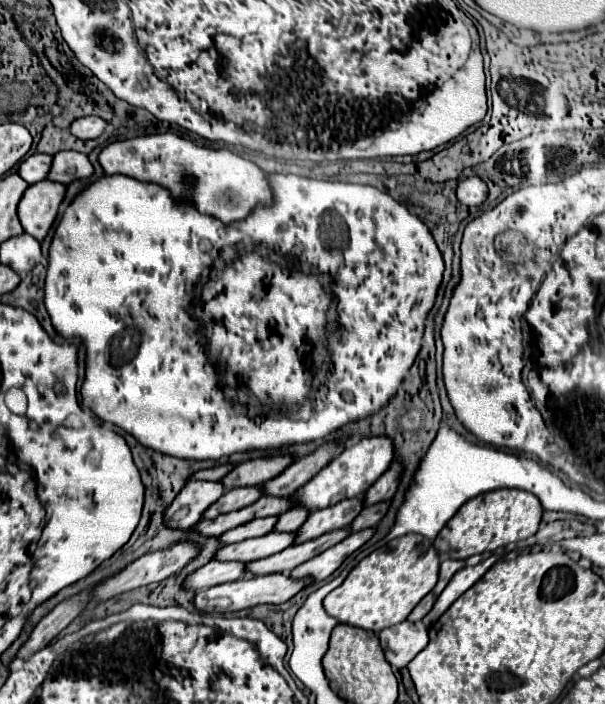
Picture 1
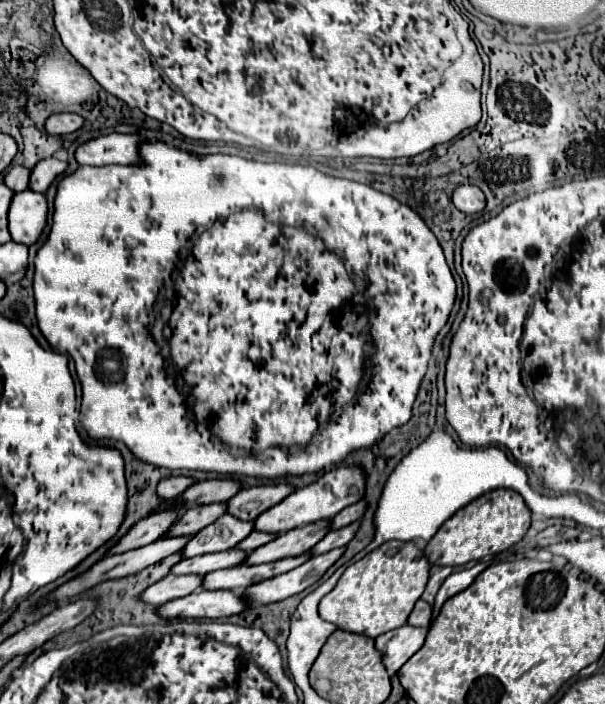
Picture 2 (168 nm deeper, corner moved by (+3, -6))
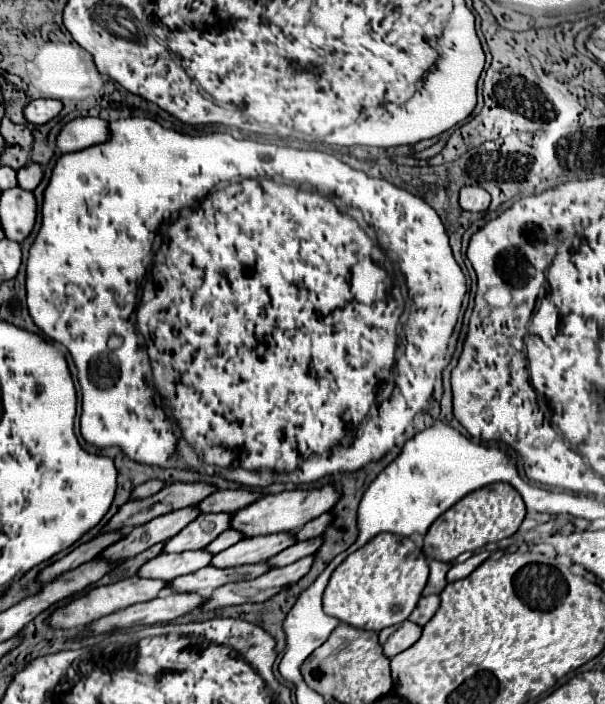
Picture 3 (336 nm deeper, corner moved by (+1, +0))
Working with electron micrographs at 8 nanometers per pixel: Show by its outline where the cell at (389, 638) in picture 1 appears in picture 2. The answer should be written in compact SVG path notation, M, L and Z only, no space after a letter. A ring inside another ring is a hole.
M403 625L375 639L375 645L383 655L383 665L387 667L389 675L395 675L399 667L423 647L425 635L427 635L425 627L419 629L419 627Z

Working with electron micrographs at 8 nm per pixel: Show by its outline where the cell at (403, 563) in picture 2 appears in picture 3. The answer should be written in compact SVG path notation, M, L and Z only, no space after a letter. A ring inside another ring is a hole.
M379 533L365 547L351 553L331 575L323 593L323 611L357 629L381 631L405 621L415 609L429 577L429 565L409 537Z

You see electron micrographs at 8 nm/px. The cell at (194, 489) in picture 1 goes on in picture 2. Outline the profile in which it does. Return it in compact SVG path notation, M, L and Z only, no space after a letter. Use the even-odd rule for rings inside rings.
M169 509L169 511L161 511L161 513L153 513L153 515L147 515L145 519L137 521L129 531L127 535L123 535L109 551L107 555L111 553L123 553L123 551L129 551L129 549L137 549L137 547L143 547L143 545L149 545L153 541L157 541L159 537L163 537L167 533L167 529L177 521L179 517L179 511L177 509Z

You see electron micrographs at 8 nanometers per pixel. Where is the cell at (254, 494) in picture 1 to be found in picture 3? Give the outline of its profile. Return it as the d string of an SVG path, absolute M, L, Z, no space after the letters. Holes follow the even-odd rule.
M185 507L185 509L177 509L173 513L155 517L153 521L131 529L123 541L119 541L117 545L111 545L111 549L105 549L105 553L101 553L101 557L105 557L107 561L135 557L155 543L169 541L183 527L187 527L191 521L195 521L199 515L201 515L201 511L197 507Z

